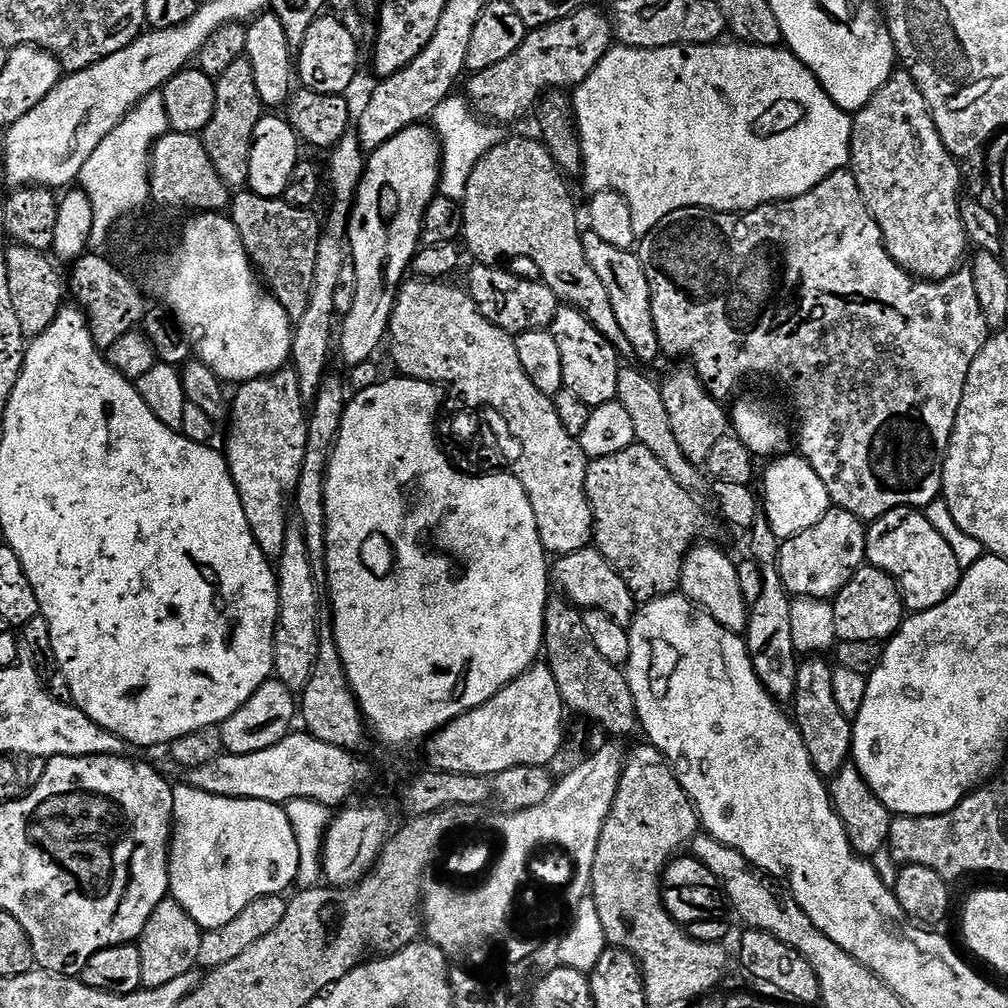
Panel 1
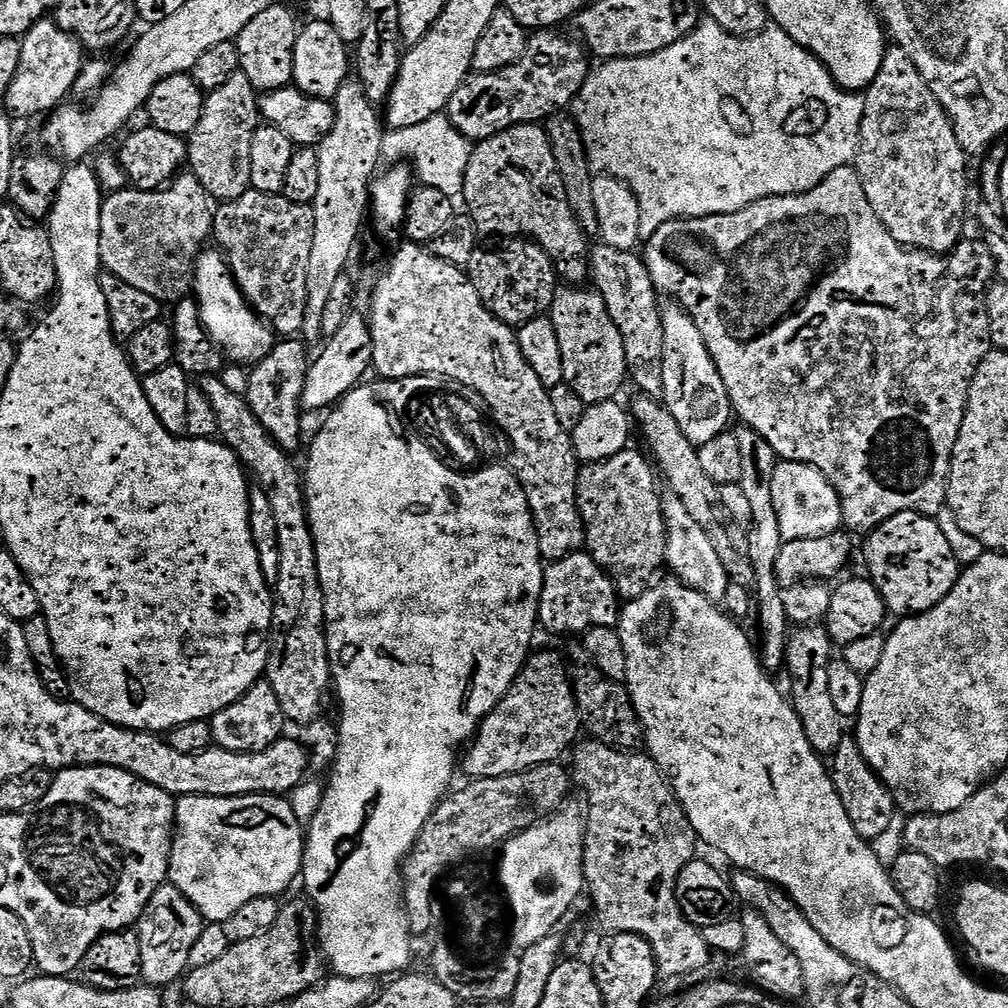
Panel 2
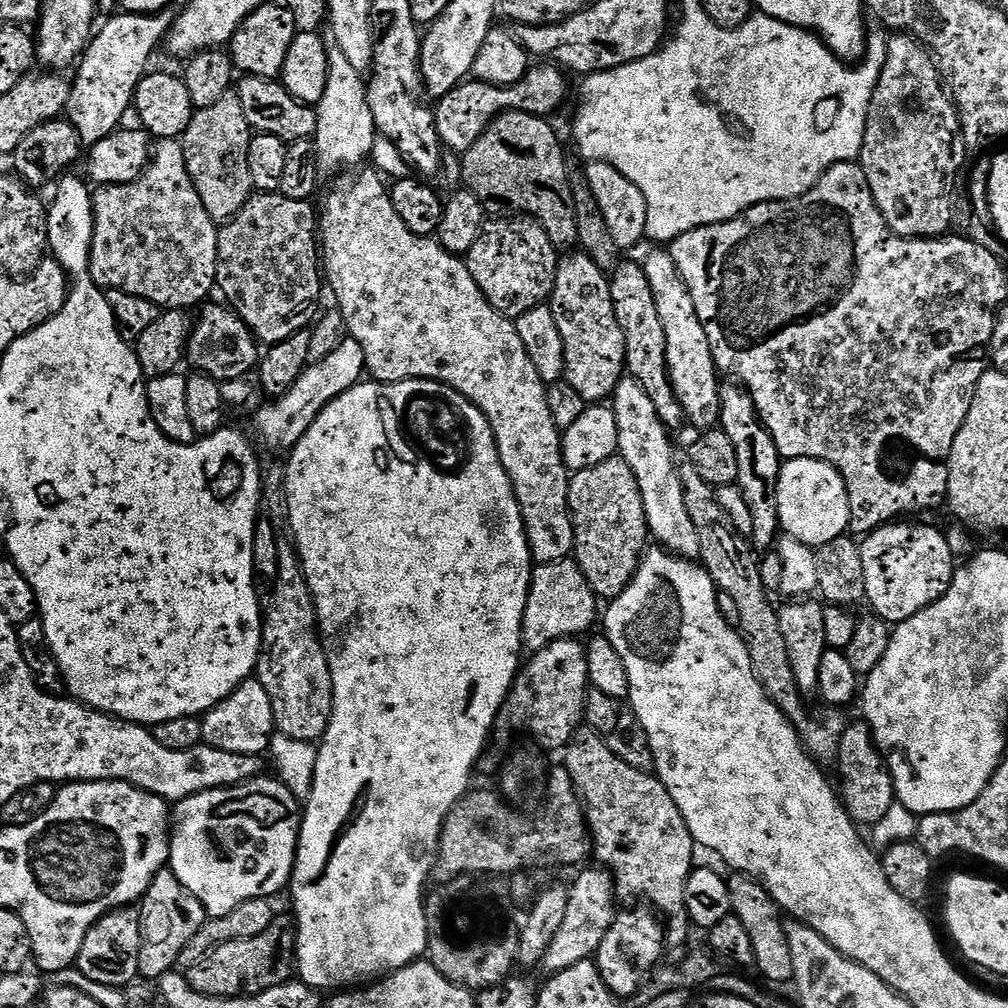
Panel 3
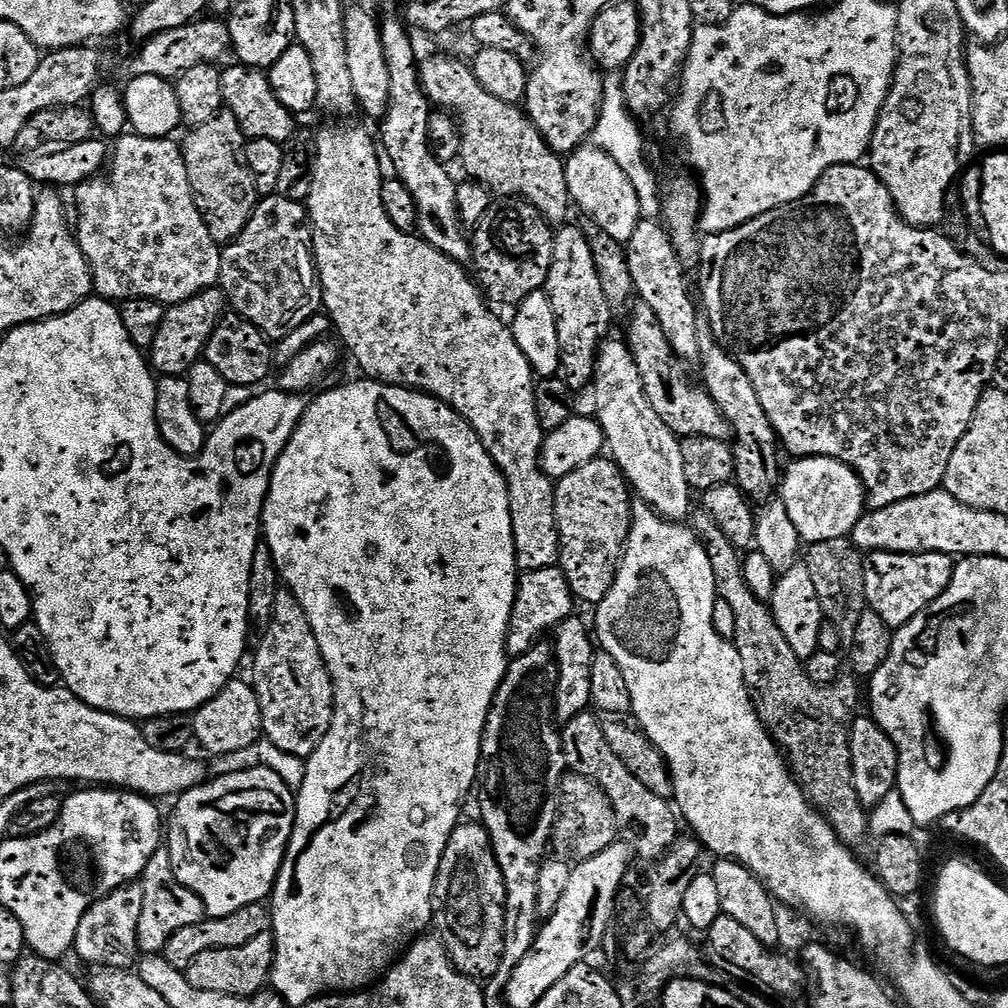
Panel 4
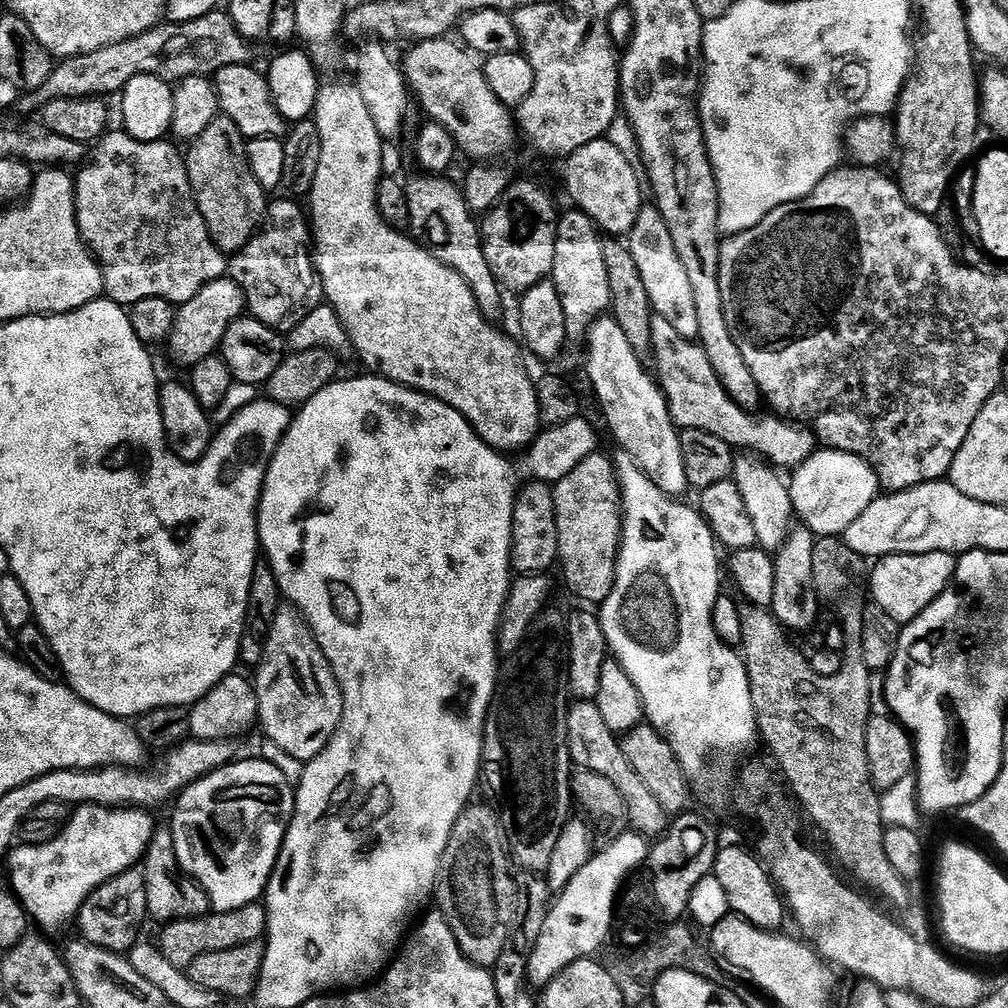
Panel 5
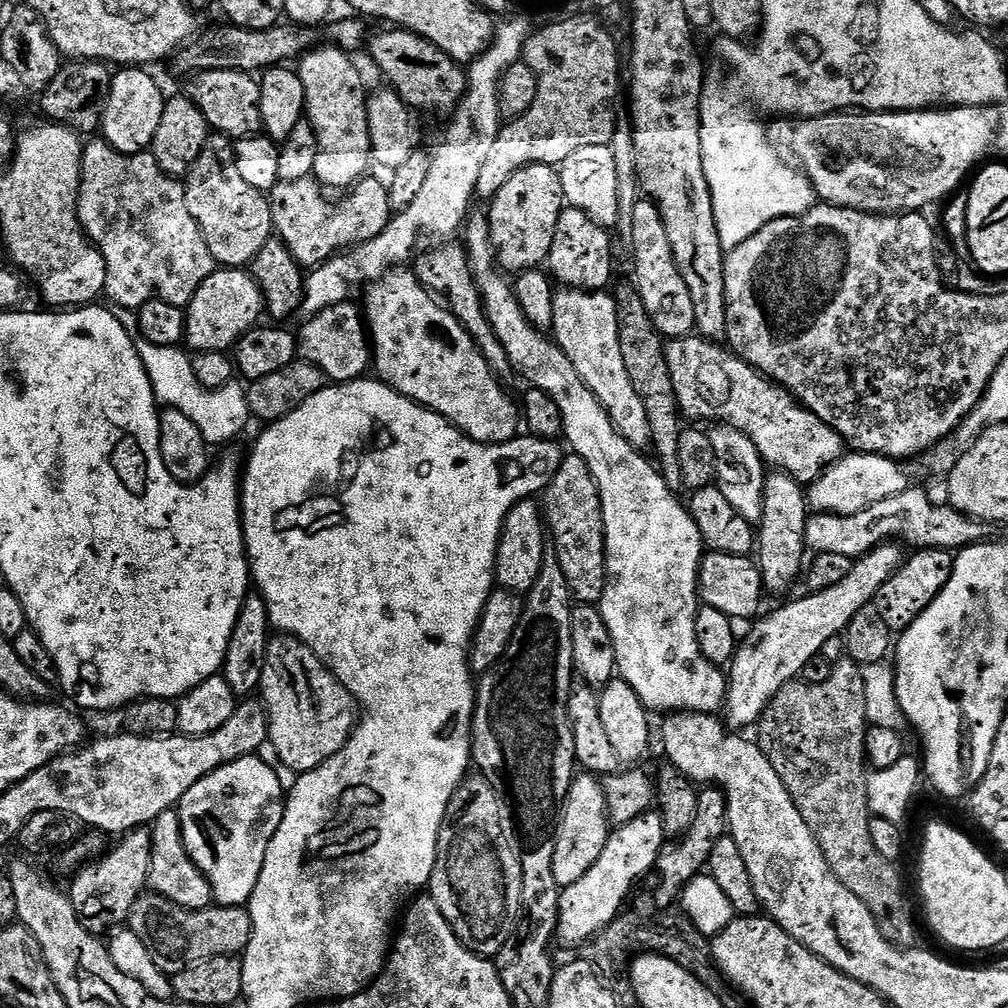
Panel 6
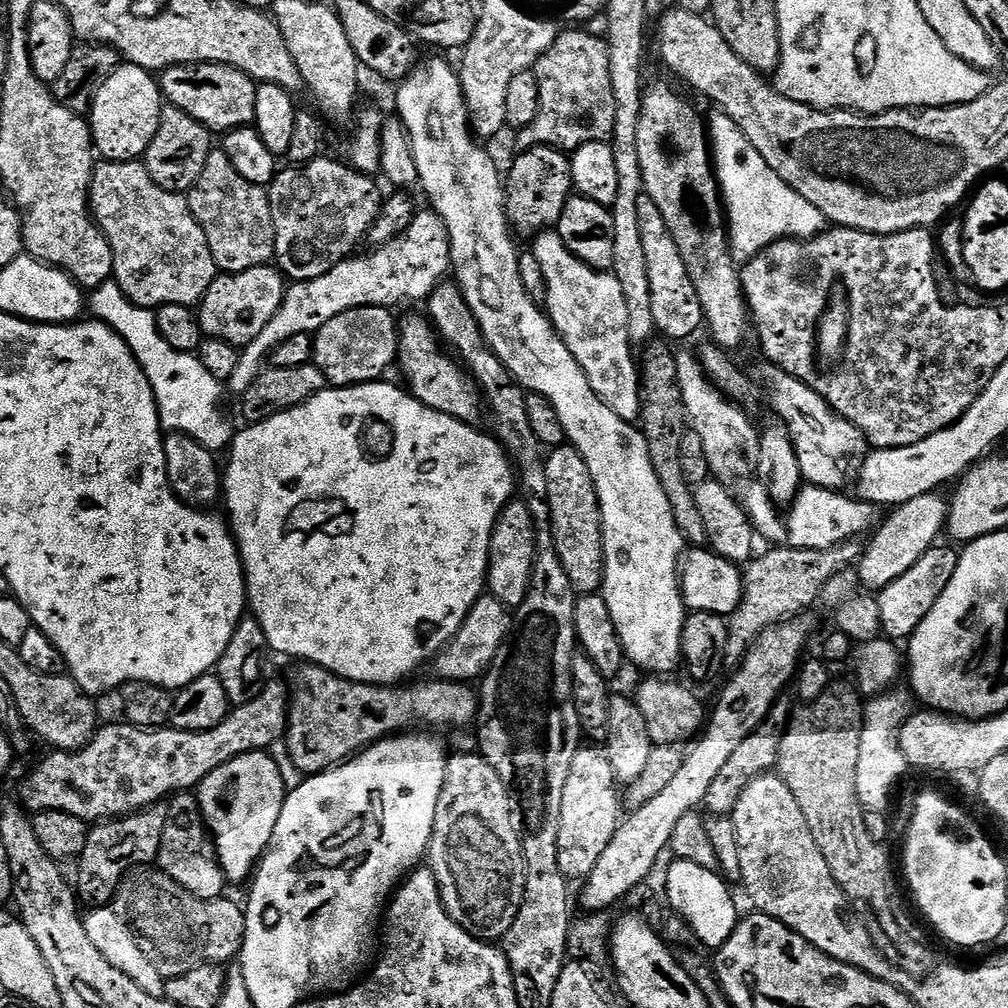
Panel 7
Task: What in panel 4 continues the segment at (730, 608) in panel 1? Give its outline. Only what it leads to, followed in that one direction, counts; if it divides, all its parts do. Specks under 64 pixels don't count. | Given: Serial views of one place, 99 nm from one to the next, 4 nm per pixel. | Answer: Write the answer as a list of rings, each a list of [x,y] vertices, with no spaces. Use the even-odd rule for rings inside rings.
[[[612,338],[601,347],[594,377],[595,388],[596,408],[600,411],[598,419],[604,430],[607,451],[610,453],[611,459],[615,460],[618,467],[624,471],[624,477],[628,479],[631,491],[643,503],[649,504],[659,516],[665,516],[668,520],[677,522],[687,521],[693,511],[692,496],[694,496],[694,492],[689,487],[683,469],[682,440],[662,422],[662,418],[650,404],[650,399],[643,388],[642,378],[639,376],[636,359],[632,356],[632,351],[628,349],[627,343],[620,341],[619,344],[615,338]]]

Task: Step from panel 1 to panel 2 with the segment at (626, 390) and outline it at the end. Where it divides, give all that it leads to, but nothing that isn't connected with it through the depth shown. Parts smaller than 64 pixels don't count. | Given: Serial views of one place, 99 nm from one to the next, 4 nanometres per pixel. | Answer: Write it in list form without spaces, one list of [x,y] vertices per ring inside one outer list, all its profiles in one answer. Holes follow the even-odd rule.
[[[636,394],[632,404],[630,403],[630,416],[639,435],[640,432],[644,435],[643,447],[658,465],[663,483],[664,480],[668,483],[667,491],[678,497],[682,506],[686,506],[690,518],[694,518],[694,522],[698,522],[698,526],[706,530],[718,558],[722,558],[722,566],[726,566],[729,581],[745,586],[755,585],[754,566],[750,566],[750,542],[745,525],[736,524],[734,518],[730,518],[726,506],[722,506],[720,486],[711,481],[709,475],[702,470],[699,449],[693,446],[690,438],[686,438],[686,434],[682,434],[674,414],[670,414],[668,407],[657,397]]]

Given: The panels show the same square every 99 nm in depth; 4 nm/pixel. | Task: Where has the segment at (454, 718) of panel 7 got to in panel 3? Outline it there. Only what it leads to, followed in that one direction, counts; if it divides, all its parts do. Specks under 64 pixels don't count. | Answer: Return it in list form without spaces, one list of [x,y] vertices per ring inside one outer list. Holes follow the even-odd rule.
[[[281,538],[278,542],[278,578],[263,617],[264,637],[255,675],[270,694],[277,733],[319,741],[332,717],[332,675],[318,631],[316,603],[291,539]]]

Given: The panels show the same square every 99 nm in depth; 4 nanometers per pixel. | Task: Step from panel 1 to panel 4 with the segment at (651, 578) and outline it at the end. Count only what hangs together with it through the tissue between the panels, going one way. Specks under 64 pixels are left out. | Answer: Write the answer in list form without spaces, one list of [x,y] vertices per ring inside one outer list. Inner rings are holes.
[[[601,458],[578,466],[570,474],[559,477],[556,484],[556,517],[560,526],[560,563],[559,568],[566,574],[572,586],[573,597],[585,600],[591,606],[598,606],[610,594],[616,581],[616,571],[624,559],[624,548],[628,545],[628,535],[632,530],[633,493],[624,471],[611,458]]]

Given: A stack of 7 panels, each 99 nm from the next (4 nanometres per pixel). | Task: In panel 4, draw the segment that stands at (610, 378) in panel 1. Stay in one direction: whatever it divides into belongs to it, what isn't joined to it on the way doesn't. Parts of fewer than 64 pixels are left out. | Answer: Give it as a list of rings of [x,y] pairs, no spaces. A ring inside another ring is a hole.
[[[561,227],[555,233],[554,258],[550,262],[546,291],[554,306],[554,318],[558,318],[563,375],[569,388],[579,390],[593,383],[600,349],[610,336],[614,310],[610,302],[606,302],[602,278],[598,278],[598,266],[594,266],[594,254],[590,254],[590,242],[583,227],[572,227]]]

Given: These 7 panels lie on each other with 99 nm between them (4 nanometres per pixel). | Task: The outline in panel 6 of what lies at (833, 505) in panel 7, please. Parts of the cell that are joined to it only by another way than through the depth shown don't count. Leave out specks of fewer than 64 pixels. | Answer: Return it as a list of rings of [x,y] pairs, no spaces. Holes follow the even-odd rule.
[[[909,486],[905,492],[894,494],[882,502],[874,502],[874,506],[866,506],[866,510],[858,514],[839,516],[833,512],[816,512],[809,515],[804,542],[816,554],[829,552],[859,558],[879,544],[896,541],[905,545],[917,544],[915,547],[920,550],[959,550],[969,544],[981,543],[987,532],[990,532],[989,525],[973,520],[947,503],[935,504],[922,489]]]

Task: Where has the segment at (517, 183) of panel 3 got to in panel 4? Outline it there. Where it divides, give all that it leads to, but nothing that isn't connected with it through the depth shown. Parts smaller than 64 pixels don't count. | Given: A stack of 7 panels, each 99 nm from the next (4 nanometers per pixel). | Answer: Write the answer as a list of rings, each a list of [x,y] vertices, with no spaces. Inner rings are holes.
[[[432,56],[428,61],[420,64],[420,85],[424,87],[428,94],[428,103],[437,109],[443,110],[451,114],[457,121],[460,129],[460,154],[459,163],[464,163],[464,168],[469,172],[471,179],[475,183],[485,187],[496,198],[515,198],[517,200],[527,200],[529,204],[533,204],[539,212],[548,219],[549,224],[553,226],[564,226],[569,223],[568,215],[574,212],[572,195],[570,194],[570,186],[566,182],[566,170],[564,169],[565,161],[562,159],[561,153],[552,149],[542,138],[542,134],[534,126],[534,122],[528,117],[527,111],[521,110],[515,104],[507,104],[502,102],[502,98],[494,98],[494,94],[486,94],[486,90],[482,90],[482,82],[478,82],[478,78],[472,72],[471,63],[455,60],[452,56]]]

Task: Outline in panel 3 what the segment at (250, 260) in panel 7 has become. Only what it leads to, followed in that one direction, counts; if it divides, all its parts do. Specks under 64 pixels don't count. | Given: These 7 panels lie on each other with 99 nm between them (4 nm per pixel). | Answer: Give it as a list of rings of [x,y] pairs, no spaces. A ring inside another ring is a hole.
[[[235,91],[218,98],[214,106],[193,111],[190,126],[182,137],[186,169],[194,182],[194,190],[198,190],[198,198],[202,198],[202,206],[206,206],[206,214],[214,221],[227,222],[235,218],[254,194],[248,157],[253,135]]]

